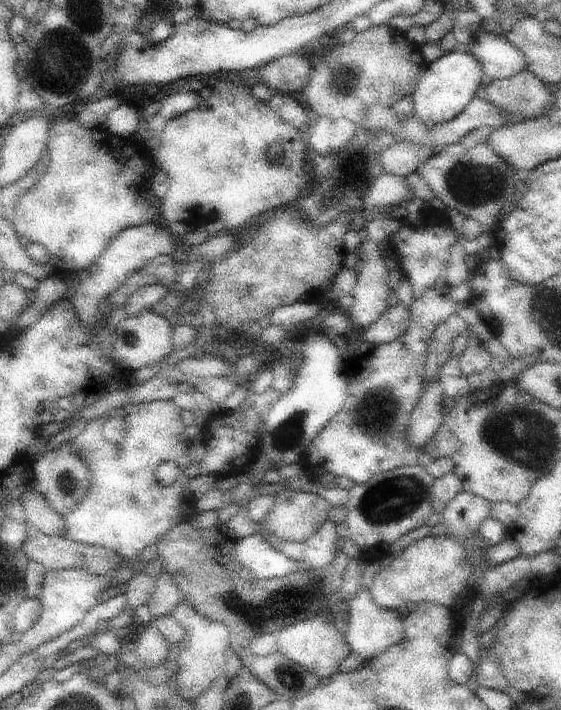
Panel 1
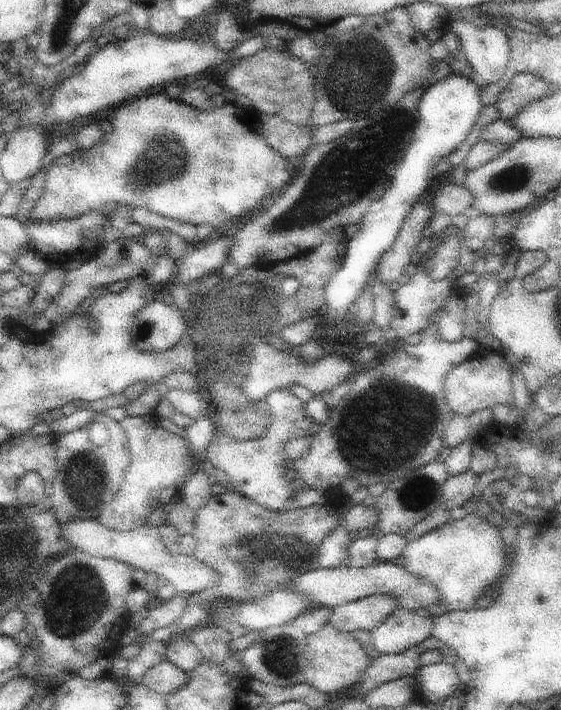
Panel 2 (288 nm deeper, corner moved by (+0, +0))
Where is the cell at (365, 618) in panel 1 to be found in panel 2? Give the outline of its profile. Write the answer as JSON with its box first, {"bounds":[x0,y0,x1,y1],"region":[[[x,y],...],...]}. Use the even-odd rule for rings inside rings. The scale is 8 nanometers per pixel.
{"bounds":[369,606,435,654],"region":[[[397,606],[381,626],[369,632],[369,638],[379,654],[401,654],[431,638],[435,622],[427,610],[409,612]]]}

